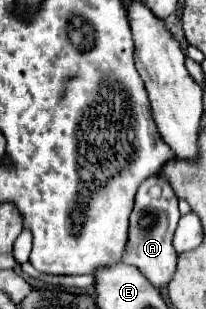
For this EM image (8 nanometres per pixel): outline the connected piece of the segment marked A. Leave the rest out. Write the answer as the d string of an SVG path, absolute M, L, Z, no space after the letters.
M161 176L147 178L135 198L135 208L129 218L129 240L123 250L123 264L135 266L155 288L165 288L177 268L177 254L173 248L173 234L179 222L179 208L177 208L177 196L167 180Z

